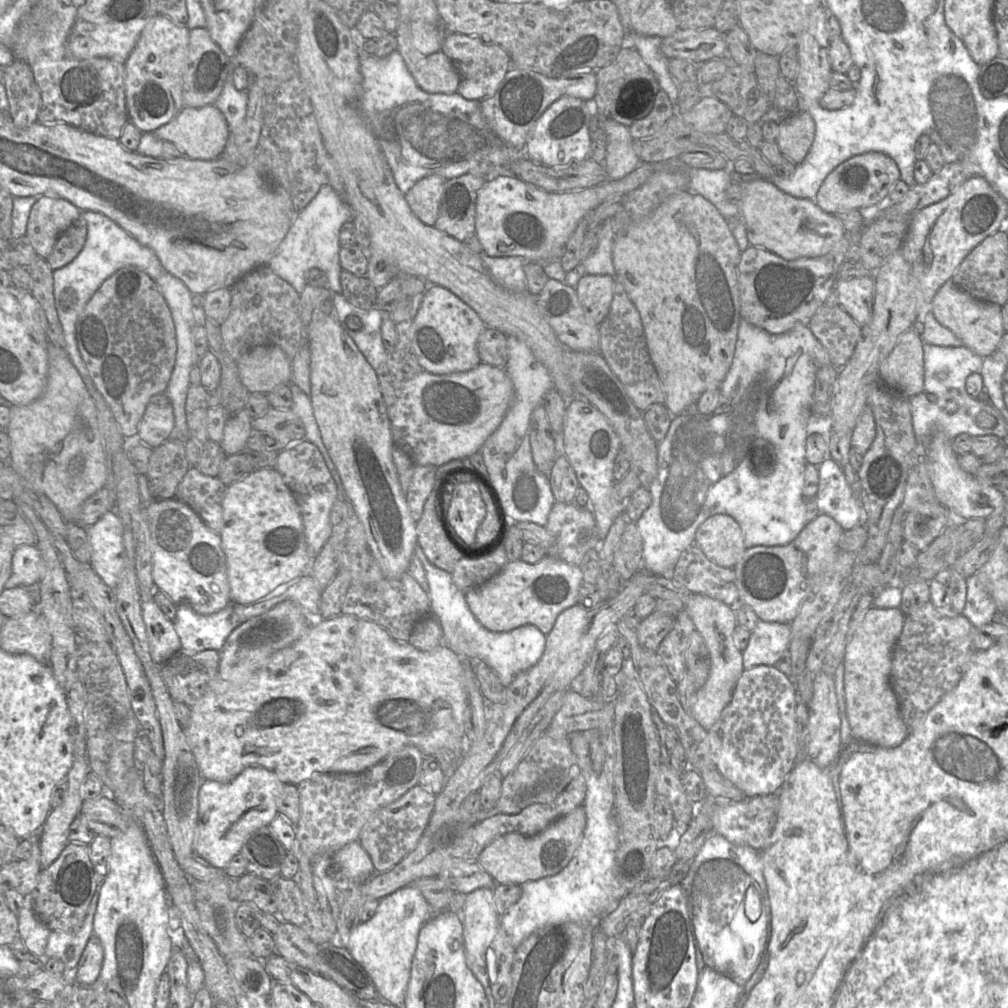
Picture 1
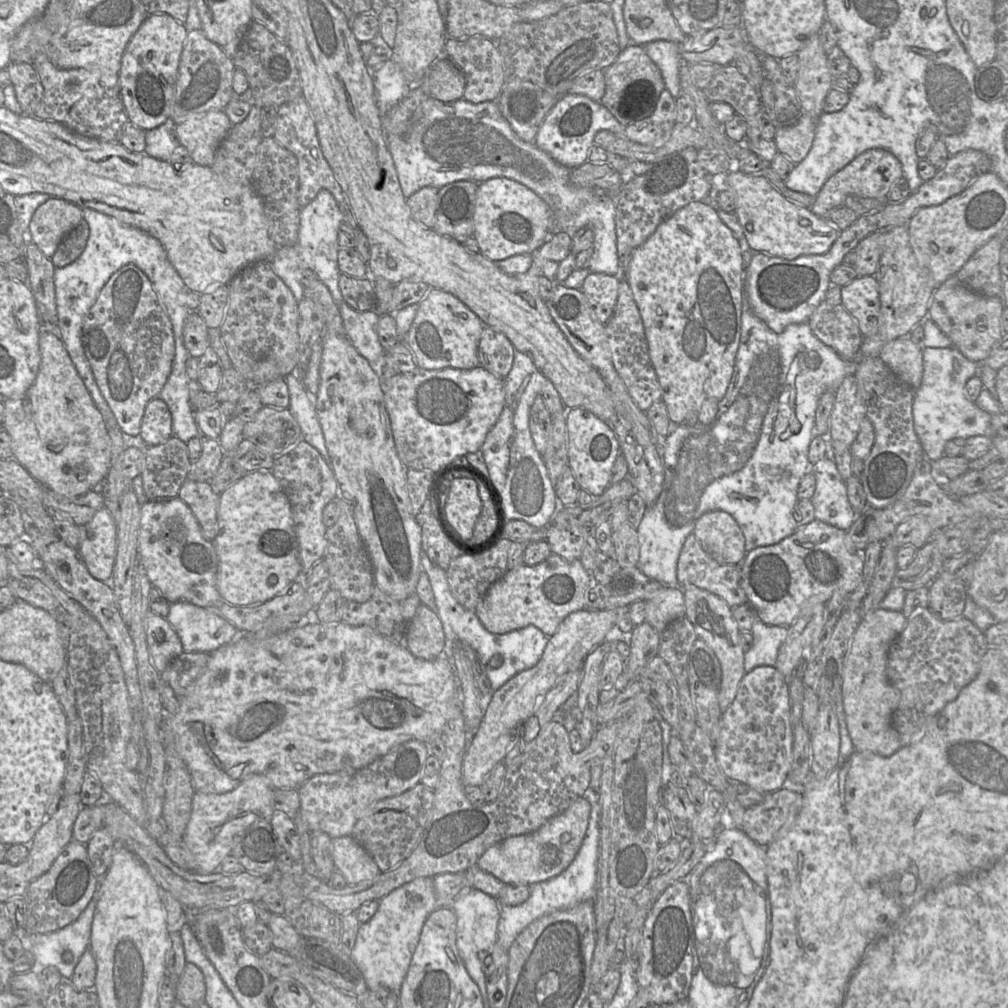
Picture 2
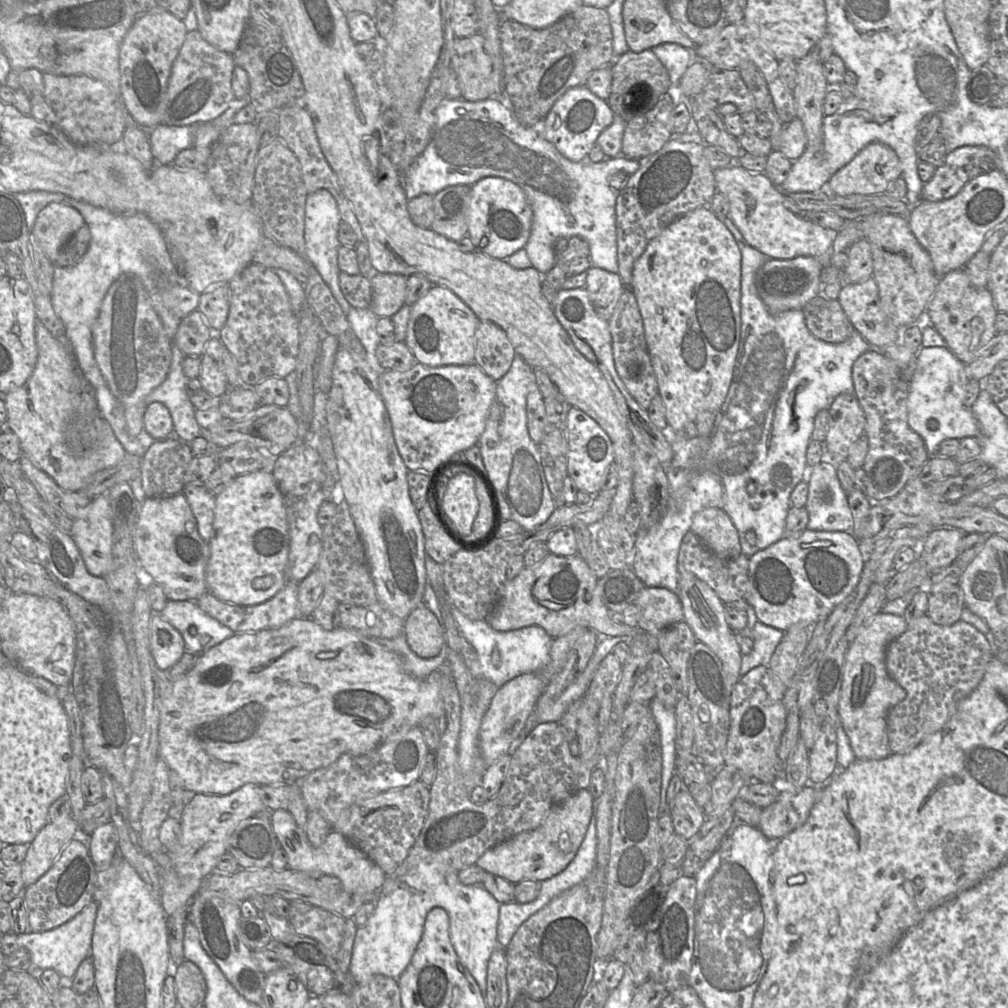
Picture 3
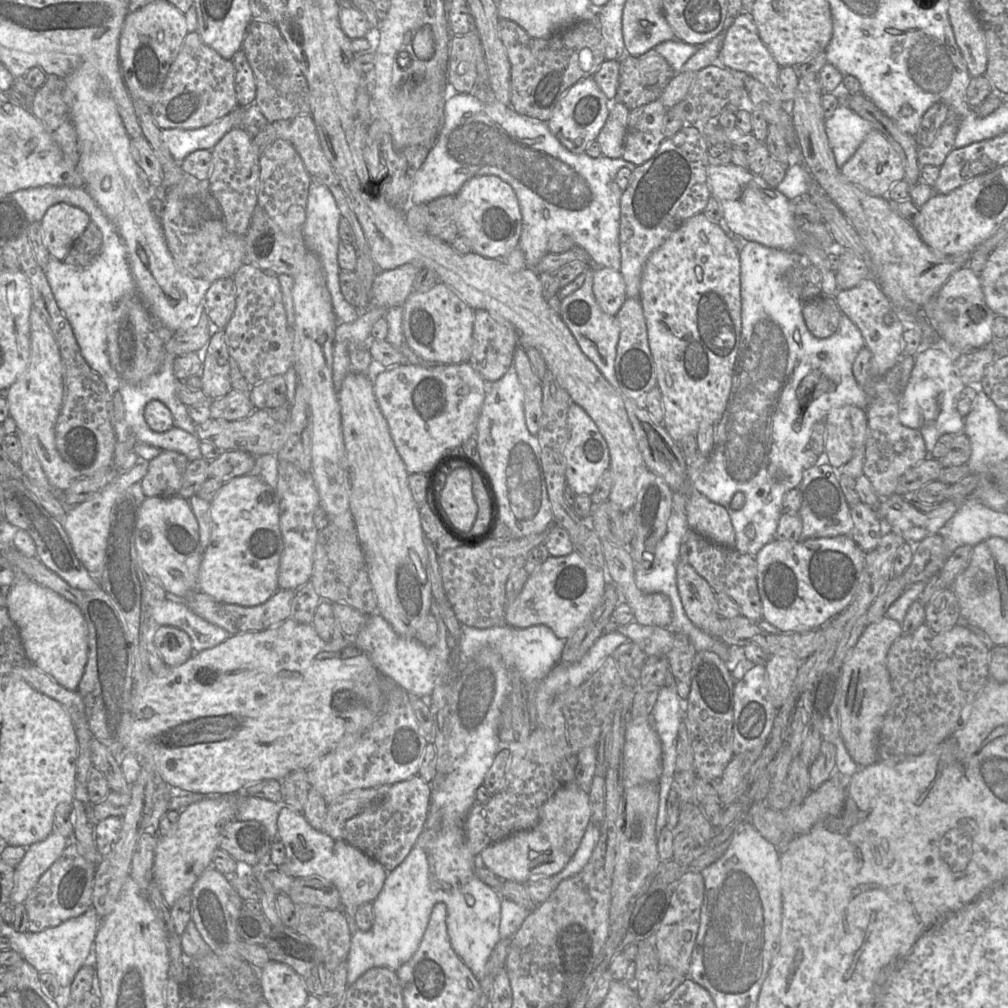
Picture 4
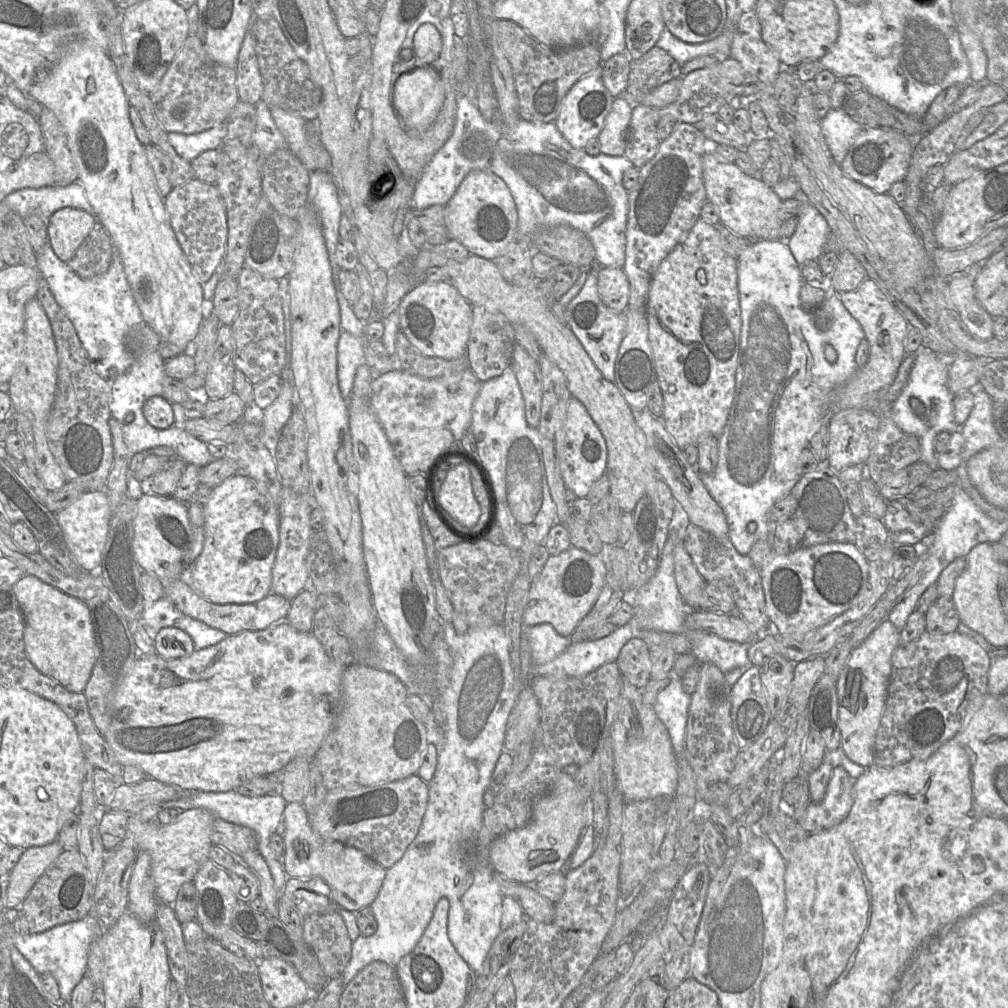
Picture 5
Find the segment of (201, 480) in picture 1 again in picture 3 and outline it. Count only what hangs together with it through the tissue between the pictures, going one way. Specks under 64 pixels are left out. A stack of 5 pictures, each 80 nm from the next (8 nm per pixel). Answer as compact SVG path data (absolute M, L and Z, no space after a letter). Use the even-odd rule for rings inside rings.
M203 485L184 486L182 494L188 501L197 521L197 530L200 537L205 542L209 542L213 530L216 497Z

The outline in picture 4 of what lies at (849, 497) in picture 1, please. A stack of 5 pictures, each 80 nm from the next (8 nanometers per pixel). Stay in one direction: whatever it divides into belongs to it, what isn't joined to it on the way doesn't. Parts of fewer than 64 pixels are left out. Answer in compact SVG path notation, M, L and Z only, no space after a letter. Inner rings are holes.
M820 463L804 470L798 486L802 494L802 504L798 515L802 520L801 539L815 539L850 535L853 521L850 507L839 484L839 472L829 463Z

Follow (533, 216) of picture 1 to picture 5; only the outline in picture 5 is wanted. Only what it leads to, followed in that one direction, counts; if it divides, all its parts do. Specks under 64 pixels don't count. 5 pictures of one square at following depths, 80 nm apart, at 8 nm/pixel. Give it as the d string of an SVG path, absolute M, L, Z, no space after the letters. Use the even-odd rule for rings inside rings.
M480 170L470 172L445 205L445 224L450 239L460 242L471 255L487 260L500 256L517 232L518 218L512 195L496 175Z

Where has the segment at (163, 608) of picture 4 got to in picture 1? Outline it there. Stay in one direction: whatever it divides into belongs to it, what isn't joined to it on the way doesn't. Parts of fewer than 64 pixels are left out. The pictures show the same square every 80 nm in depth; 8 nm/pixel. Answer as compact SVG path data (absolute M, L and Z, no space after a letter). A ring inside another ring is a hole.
M185 604L177 605L173 623L181 641L179 653L188 656L204 650L220 653L230 633L241 624L233 605L209 615L200 615Z

